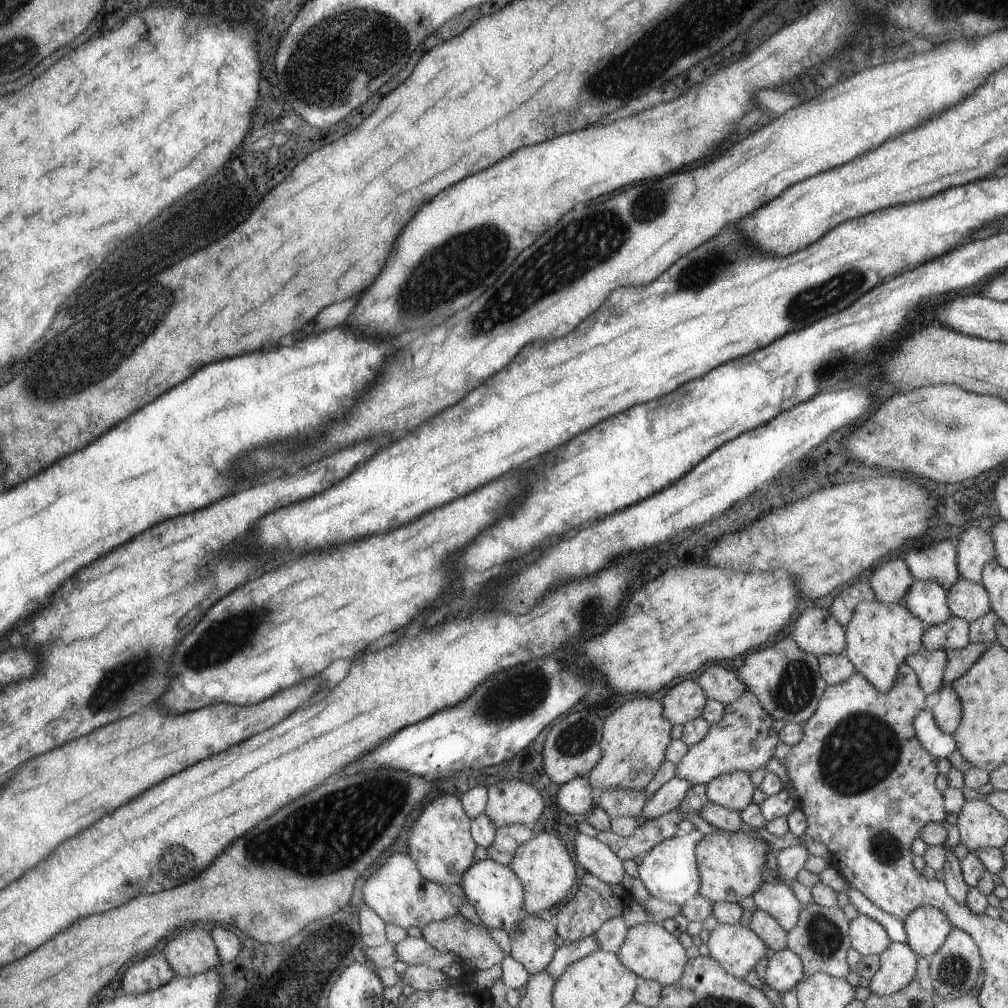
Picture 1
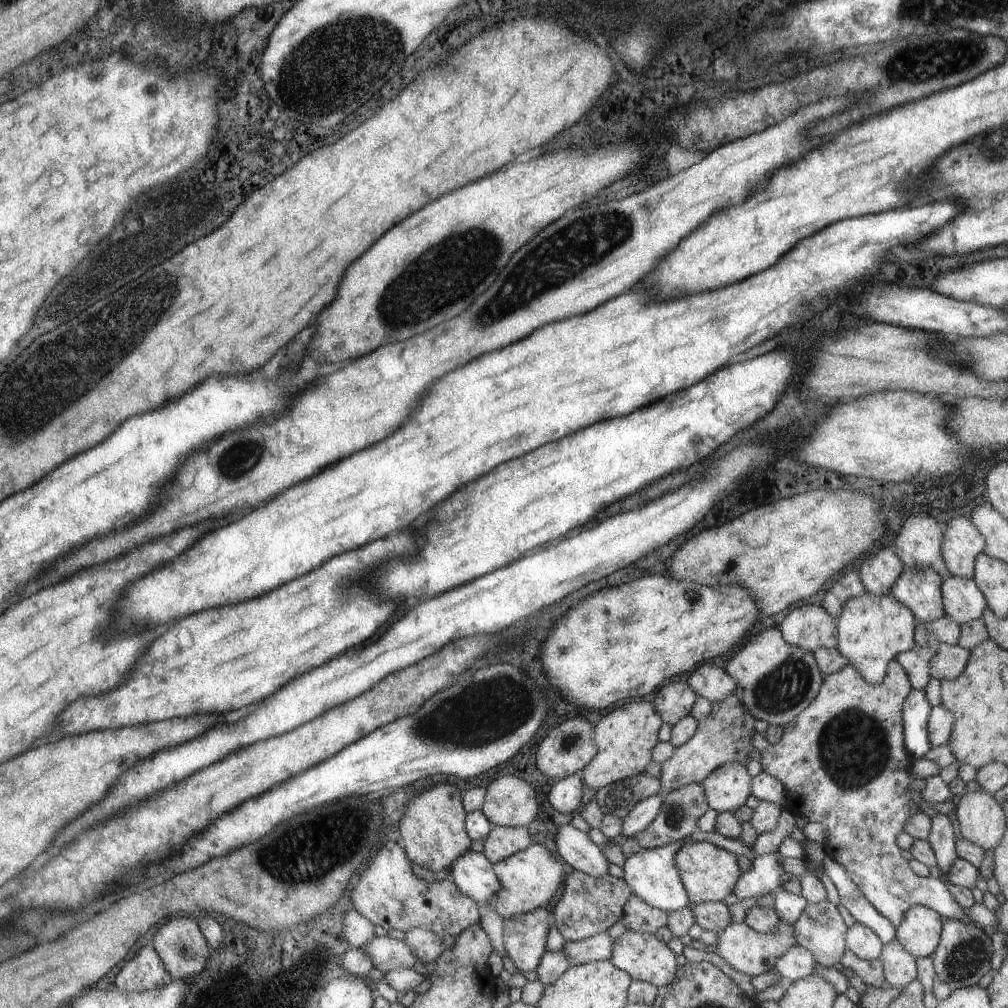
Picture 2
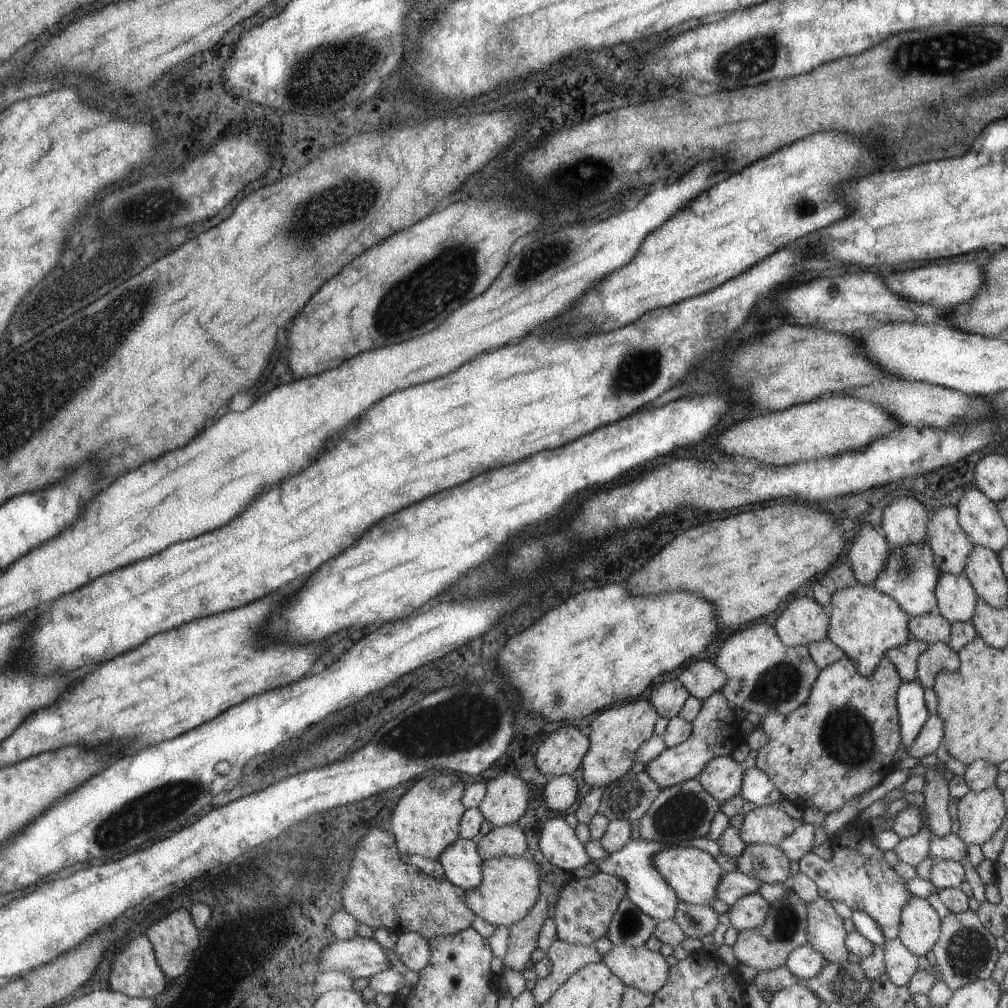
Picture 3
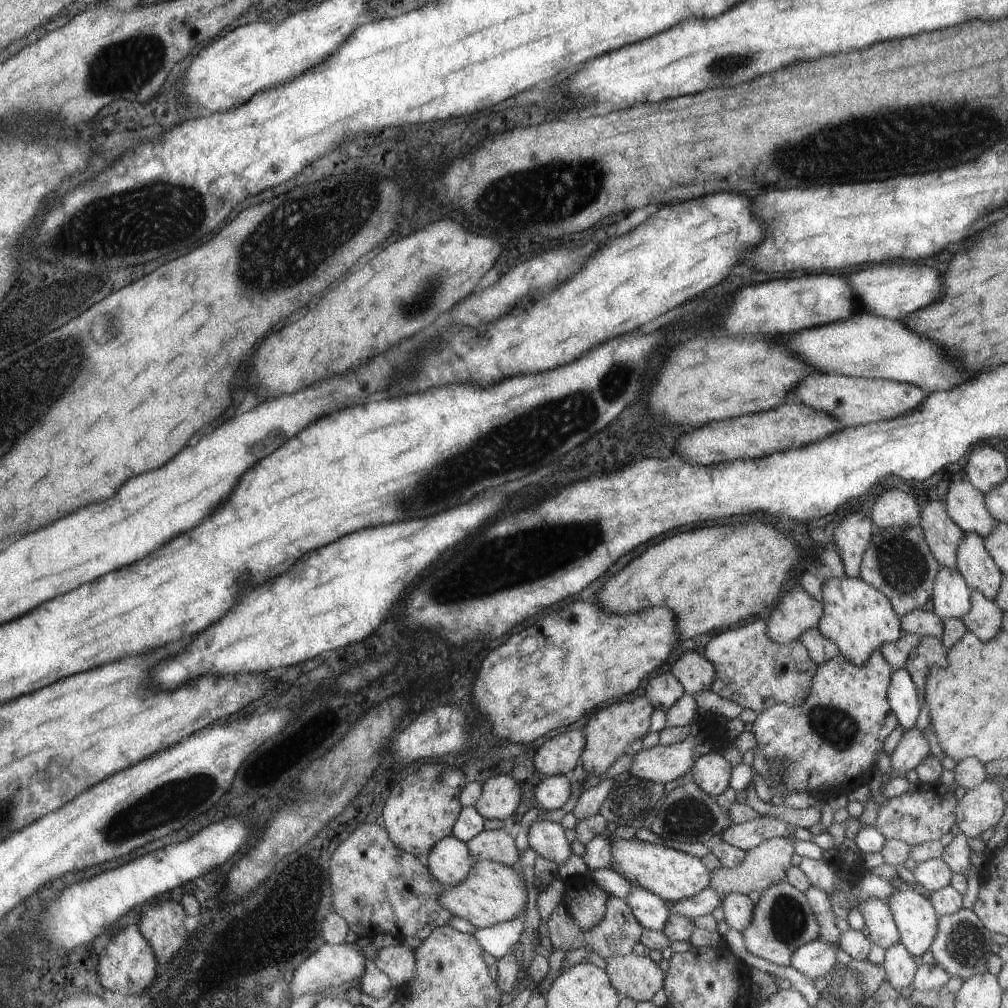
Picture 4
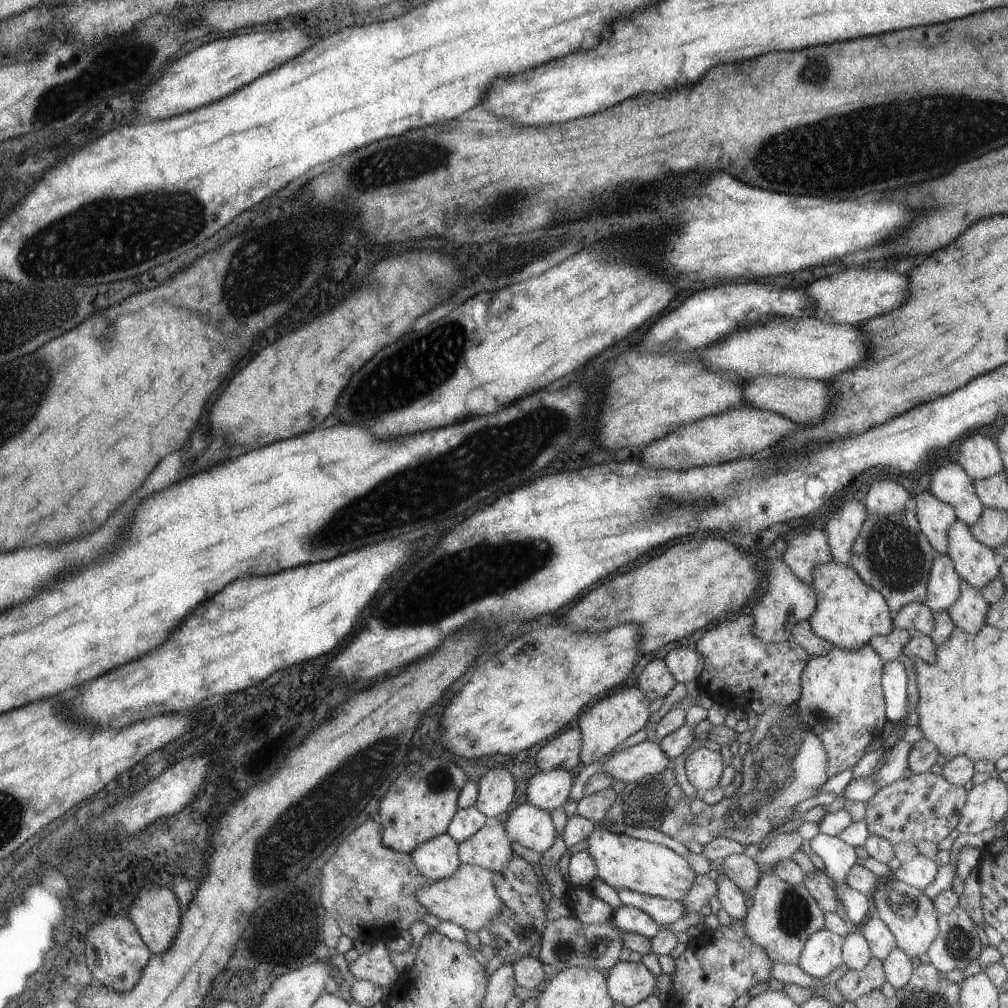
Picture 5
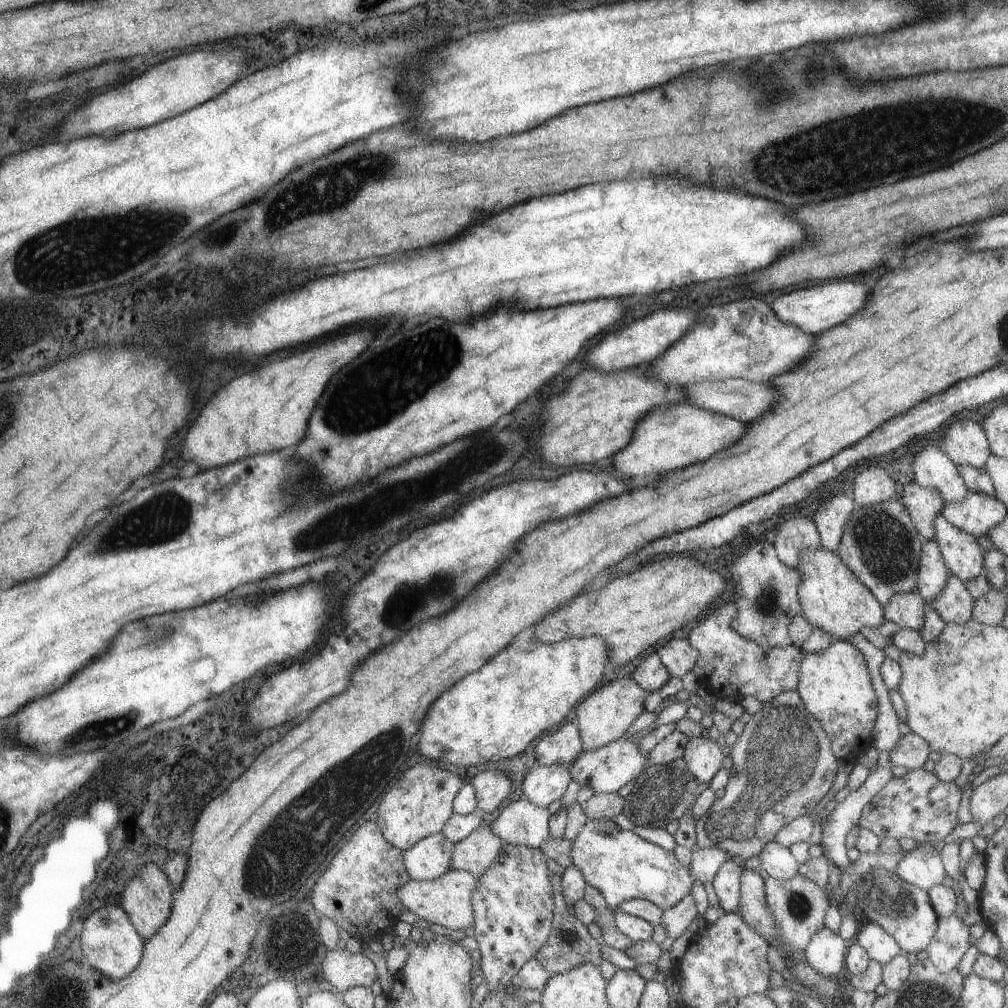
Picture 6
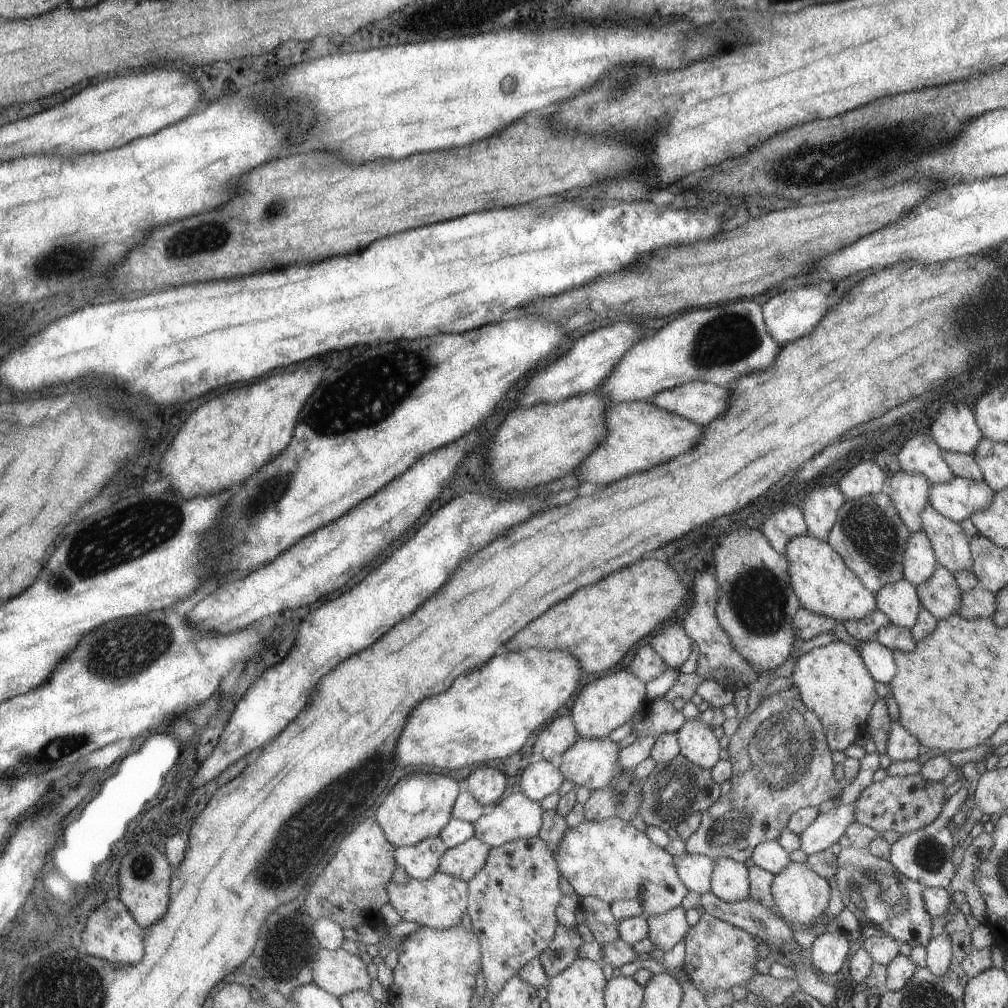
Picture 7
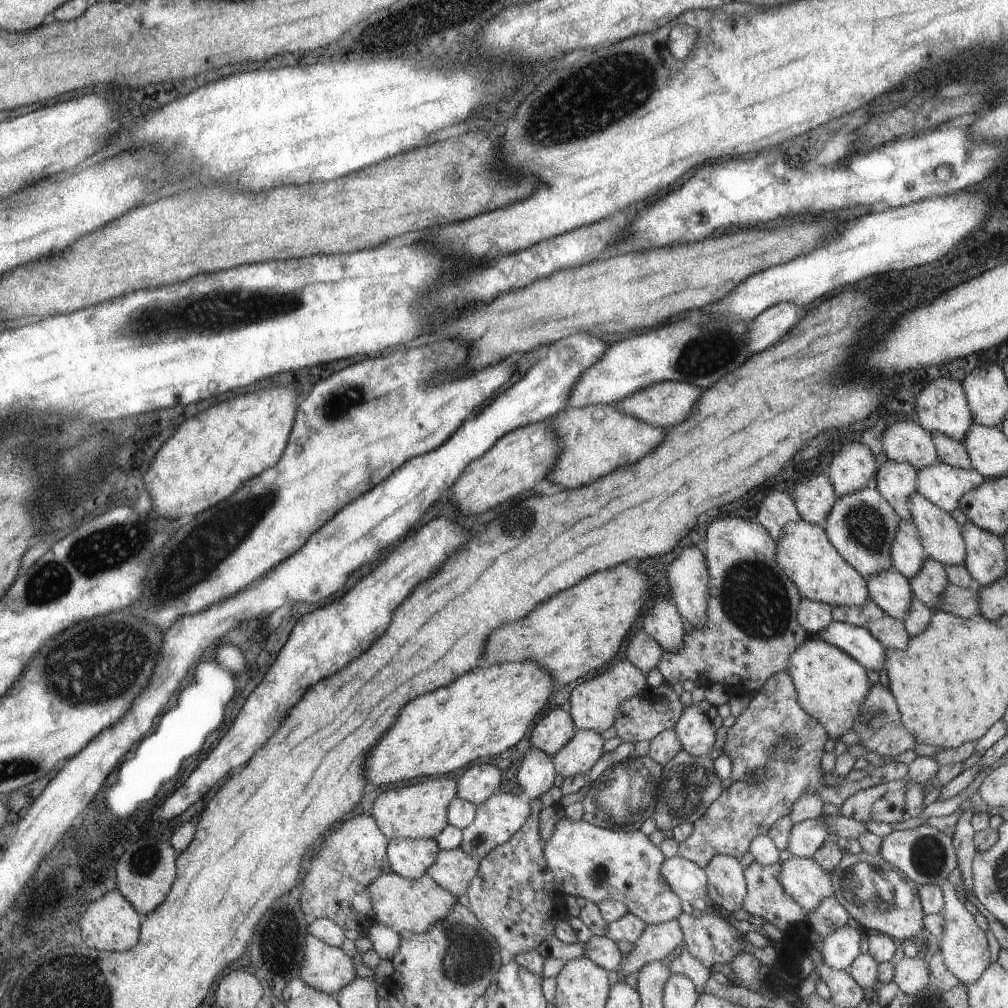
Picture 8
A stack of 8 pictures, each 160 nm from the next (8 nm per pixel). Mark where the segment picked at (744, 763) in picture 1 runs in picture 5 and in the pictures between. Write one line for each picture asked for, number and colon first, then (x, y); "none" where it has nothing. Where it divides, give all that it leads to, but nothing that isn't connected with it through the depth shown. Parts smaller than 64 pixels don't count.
2: (724, 737)
3: (716, 733)
4: (659, 764)
5: (629, 764)

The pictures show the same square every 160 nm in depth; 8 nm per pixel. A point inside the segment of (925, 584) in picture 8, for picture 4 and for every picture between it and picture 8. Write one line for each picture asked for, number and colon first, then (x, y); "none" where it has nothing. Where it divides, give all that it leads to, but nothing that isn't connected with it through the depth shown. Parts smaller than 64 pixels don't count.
4: (984, 619)
5: (968, 613)
6: (955, 605)
7: (940, 595)

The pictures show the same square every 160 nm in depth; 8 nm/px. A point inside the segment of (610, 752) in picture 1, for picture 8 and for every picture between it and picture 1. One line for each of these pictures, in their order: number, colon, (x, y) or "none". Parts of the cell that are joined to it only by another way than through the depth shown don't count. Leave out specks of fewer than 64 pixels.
2: (625, 737)
3: (616, 734)
4: (611, 729)
5: (606, 724)
6: (604, 716)
7: (603, 704)
8: (593, 703)

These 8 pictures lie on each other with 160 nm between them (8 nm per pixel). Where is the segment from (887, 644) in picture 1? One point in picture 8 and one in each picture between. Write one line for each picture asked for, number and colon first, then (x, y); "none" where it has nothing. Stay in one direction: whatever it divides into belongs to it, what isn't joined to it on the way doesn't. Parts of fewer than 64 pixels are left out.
2: (872, 630)
3: (864, 623)
4: (856, 616)
5: (848, 612)
6: (832, 599)
7: (824, 583)
8: (804, 552)

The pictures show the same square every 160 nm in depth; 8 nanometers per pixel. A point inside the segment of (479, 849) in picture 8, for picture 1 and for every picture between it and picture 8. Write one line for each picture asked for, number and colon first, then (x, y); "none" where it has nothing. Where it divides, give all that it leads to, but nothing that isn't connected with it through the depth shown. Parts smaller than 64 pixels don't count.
1: (596, 858)
2: (575, 848)
3: (559, 844)
4: (545, 838)
5: (529, 826)
6: (520, 823)
7: (515, 817)

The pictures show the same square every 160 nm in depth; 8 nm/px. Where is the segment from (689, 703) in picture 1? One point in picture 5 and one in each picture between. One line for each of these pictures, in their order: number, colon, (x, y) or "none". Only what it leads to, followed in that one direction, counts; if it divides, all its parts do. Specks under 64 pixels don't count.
2: (675, 700)
3: (668, 697)
4: (663, 690)
5: (655, 679)

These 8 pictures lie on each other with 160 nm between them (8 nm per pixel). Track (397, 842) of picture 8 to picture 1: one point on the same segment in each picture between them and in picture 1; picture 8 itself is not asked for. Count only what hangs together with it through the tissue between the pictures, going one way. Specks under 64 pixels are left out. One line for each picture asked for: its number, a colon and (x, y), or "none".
1: (497, 895)
2: (474, 875)
3: (462, 864)
4: (449, 861)
5: (437, 858)
6: (430, 858)
7: (419, 861)

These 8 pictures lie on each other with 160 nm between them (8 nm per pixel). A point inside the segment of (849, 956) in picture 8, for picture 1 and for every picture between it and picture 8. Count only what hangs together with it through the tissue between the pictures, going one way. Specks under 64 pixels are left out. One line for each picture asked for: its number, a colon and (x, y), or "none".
1: (783, 970)
2: (797, 963)
3: (804, 962)
4: (814, 959)
5: (822, 953)
6: (825, 953)
7: (828, 951)

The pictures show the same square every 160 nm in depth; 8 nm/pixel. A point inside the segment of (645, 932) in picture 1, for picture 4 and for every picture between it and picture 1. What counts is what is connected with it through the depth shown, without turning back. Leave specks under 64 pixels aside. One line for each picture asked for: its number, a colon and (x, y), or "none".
2: (644, 958)
3: (639, 968)
4: (636, 977)

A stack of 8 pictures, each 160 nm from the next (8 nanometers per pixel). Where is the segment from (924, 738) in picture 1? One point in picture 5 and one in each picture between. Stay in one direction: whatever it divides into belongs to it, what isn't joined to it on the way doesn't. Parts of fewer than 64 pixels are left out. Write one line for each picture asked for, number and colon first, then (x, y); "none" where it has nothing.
2: (915, 711)
3: (912, 713)
4: (902, 695)
5: (894, 678)

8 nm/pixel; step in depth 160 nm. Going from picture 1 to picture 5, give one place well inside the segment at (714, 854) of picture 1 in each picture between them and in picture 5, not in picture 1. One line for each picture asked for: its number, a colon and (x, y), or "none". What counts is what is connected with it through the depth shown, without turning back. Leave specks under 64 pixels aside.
2: (709, 873)
3: (693, 873)
4: (668, 872)
5: (622, 862)

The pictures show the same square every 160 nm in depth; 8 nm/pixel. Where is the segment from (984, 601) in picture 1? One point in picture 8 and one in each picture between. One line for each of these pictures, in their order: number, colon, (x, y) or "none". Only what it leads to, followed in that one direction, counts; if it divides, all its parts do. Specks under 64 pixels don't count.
2: (963, 601)
3: (956, 596)
4: (951, 595)
5: (943, 587)
6: (933, 573)
7: (920, 563)
8: (908, 555)

